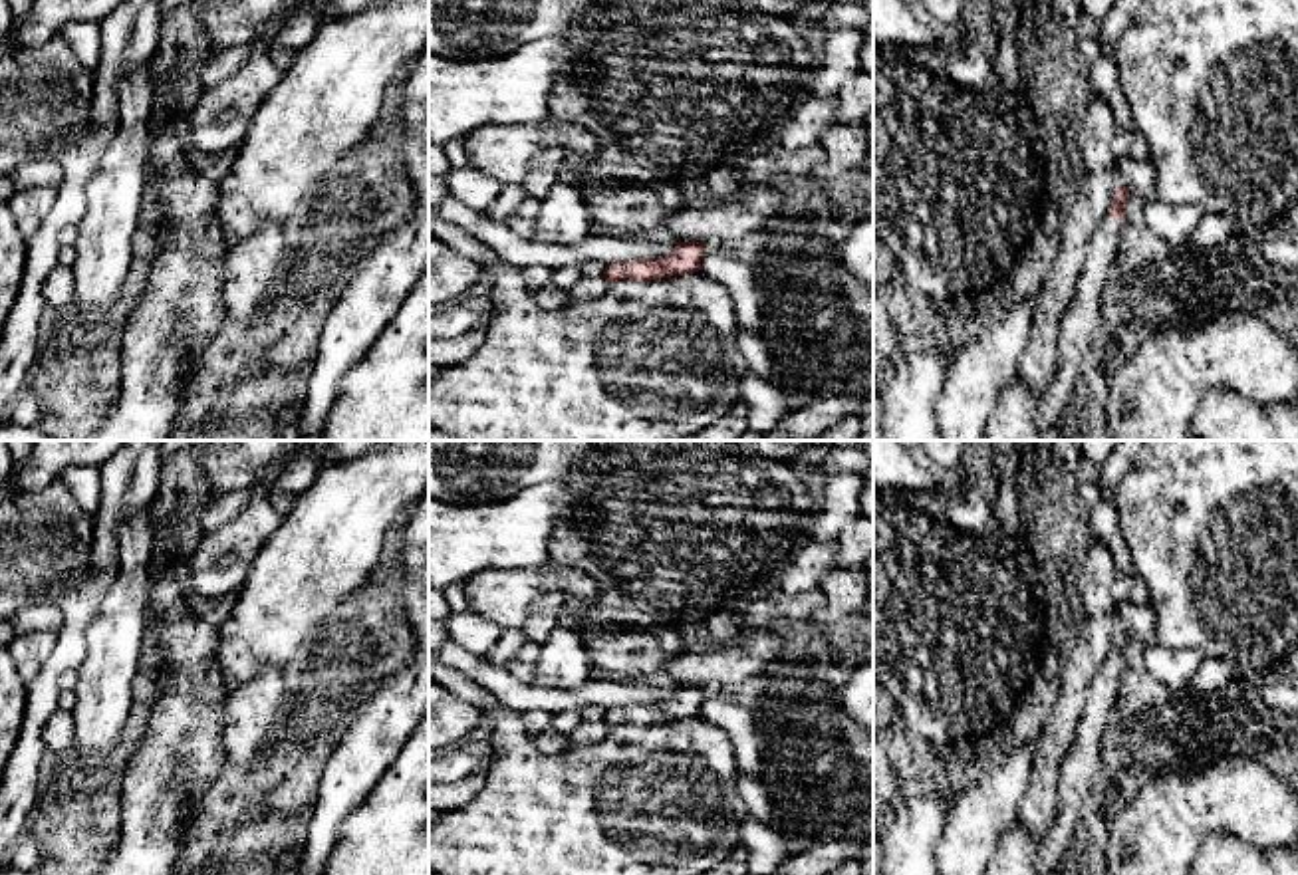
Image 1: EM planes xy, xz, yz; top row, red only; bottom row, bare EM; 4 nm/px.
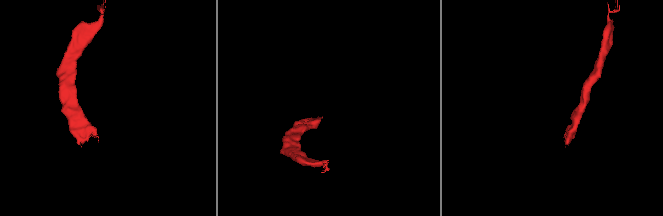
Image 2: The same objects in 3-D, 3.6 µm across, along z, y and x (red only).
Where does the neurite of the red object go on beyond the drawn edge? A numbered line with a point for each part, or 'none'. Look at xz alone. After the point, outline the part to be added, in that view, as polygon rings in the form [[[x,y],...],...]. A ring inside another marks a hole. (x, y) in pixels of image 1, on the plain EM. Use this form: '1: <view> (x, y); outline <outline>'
none

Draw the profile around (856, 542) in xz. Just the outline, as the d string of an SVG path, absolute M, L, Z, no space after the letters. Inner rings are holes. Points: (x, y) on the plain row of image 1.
M859 516L838 536L838 567L865 565L873 558L873 520Z

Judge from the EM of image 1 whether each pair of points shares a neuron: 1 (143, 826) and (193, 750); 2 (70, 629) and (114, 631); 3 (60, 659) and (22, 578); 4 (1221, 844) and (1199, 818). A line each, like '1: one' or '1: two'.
1: one
2: two
3: two
4: two

